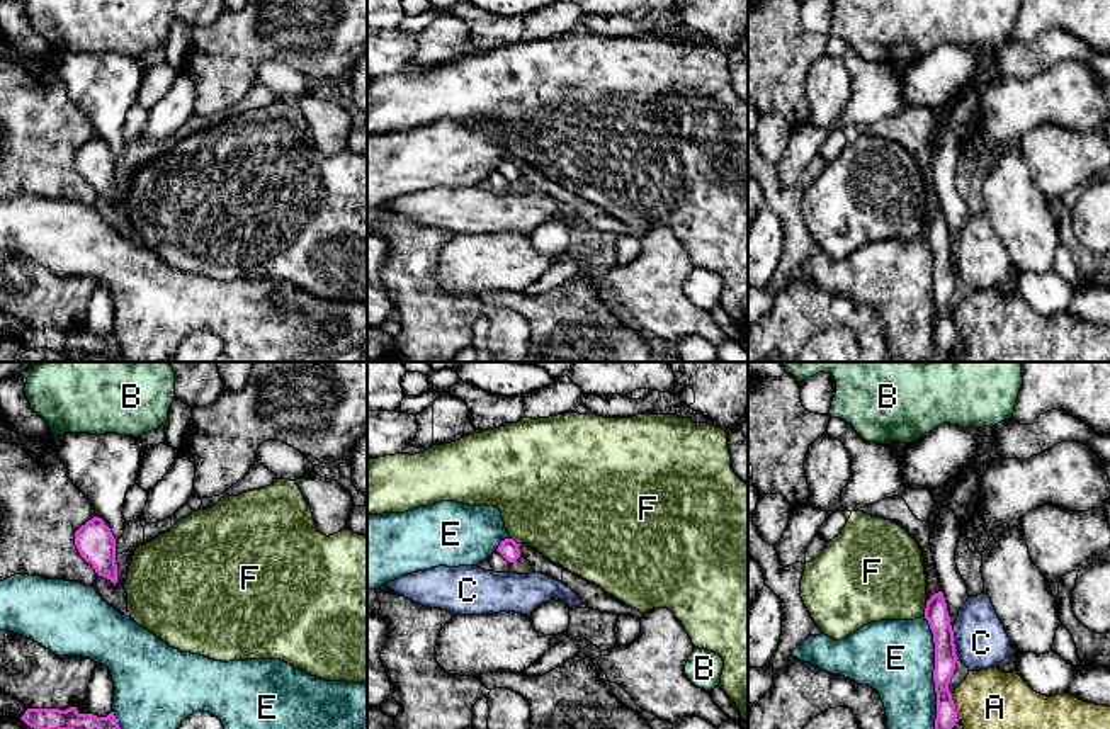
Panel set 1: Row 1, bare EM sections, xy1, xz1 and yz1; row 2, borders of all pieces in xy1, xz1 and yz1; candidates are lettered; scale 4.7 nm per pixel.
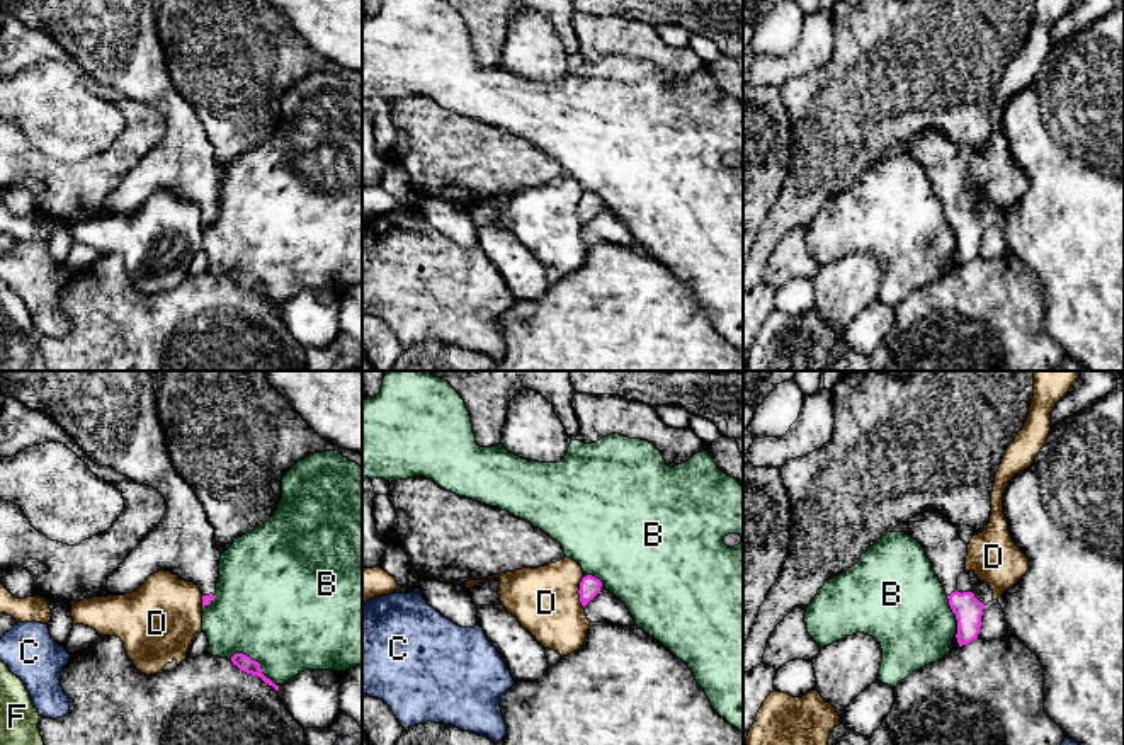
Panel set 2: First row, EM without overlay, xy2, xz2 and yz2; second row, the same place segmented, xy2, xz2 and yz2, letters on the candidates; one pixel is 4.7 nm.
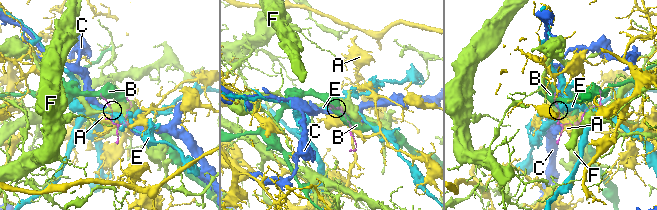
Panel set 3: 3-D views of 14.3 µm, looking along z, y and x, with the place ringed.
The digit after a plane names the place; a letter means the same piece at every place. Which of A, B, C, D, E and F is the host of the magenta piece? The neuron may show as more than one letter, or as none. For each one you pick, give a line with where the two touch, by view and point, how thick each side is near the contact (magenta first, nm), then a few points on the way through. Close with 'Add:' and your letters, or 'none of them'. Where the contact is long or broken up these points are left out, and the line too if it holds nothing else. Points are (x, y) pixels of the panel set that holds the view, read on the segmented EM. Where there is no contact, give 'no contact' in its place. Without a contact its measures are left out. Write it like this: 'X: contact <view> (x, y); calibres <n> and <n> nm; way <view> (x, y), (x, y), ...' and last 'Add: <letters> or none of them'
Add: none of them

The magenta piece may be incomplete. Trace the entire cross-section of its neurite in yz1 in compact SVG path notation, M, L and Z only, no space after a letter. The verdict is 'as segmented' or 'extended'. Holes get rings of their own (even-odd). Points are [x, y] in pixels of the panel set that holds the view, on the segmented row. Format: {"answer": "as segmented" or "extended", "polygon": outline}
{"answer": "as segmented", "polygon": "M943 593L932 595L926 602L925 619L930 624L935 642L935 670L933 681L937 692L937 719L935 729L952 729L955 726L957 710L949 690L950 678L954 676L957 654L954 644L954 630L947 612Z"}

